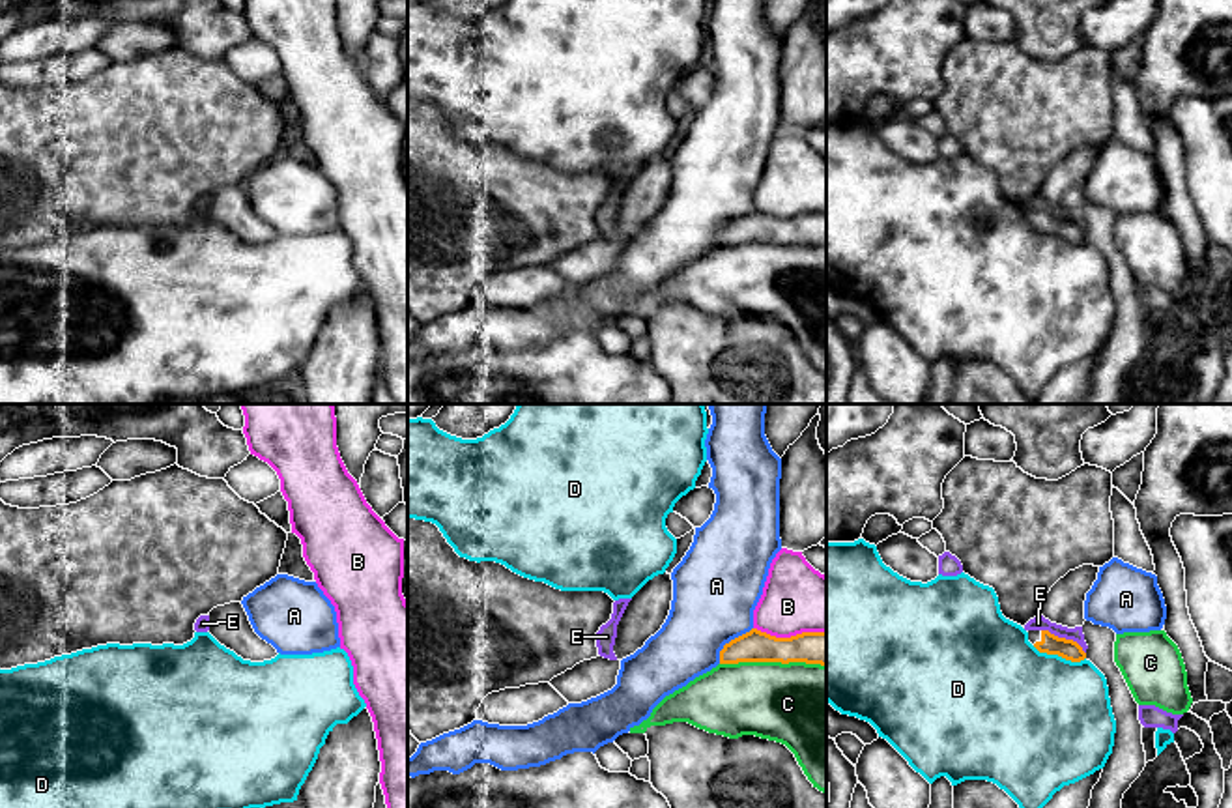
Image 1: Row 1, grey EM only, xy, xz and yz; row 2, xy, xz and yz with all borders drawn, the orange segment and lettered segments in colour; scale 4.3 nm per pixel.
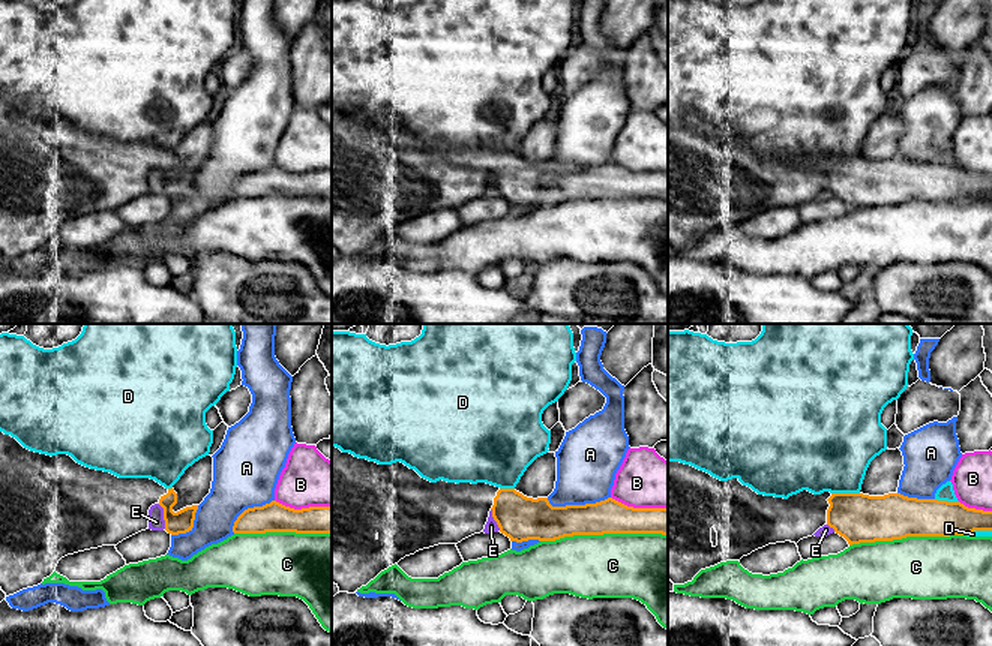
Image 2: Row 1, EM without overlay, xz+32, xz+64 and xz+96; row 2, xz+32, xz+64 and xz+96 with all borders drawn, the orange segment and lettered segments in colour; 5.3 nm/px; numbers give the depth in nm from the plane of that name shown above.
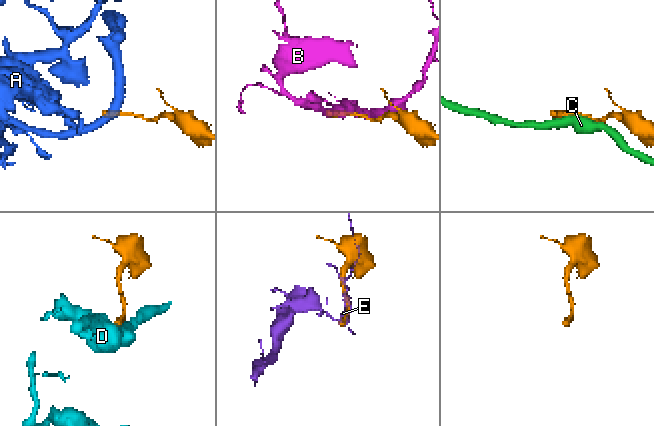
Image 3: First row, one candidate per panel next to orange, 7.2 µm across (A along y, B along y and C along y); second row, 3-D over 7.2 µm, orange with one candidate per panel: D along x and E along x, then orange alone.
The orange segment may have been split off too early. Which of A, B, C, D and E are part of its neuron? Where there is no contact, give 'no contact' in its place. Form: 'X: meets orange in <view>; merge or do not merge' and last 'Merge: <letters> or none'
A: meets orange in xz; do not merge
B: meets orange in xz; do not merge
C: meets orange in xz; do not merge
D: meets orange in yz; do not merge
E: meets orange in yz; do not merge
Merge: none

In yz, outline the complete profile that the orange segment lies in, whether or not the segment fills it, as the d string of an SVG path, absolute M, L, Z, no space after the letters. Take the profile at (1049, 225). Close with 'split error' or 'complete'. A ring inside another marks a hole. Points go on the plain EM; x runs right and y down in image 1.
M1026 211L1026 213L1028 213L1028 223L1039 234L1058 236L1071 243L1081 243L1086 239L1086 234L1082 232L1082 228L1073 221L1058 219L1049 211Z; split error

